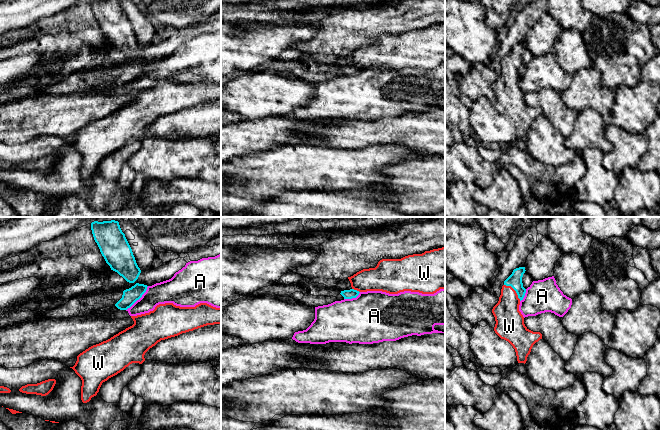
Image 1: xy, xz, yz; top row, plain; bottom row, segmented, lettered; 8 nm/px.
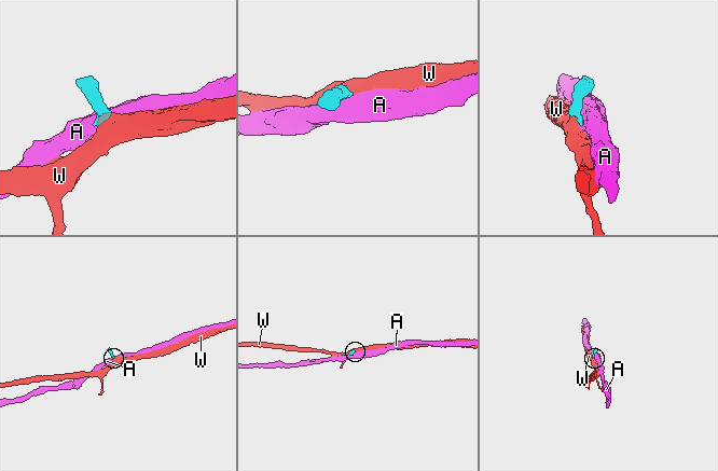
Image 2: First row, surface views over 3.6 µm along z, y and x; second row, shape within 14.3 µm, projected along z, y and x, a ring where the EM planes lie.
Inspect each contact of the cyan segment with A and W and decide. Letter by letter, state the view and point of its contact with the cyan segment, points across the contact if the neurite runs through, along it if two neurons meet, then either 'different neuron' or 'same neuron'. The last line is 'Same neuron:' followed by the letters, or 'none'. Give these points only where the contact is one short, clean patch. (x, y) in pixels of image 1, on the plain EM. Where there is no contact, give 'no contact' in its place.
A: contact xy (138, 75); border xy (148, 62), (146, 67), (126, 86); different neuron
W: contact yz (514, 65); way yz (514, 56), (514, 65), (509, 76), (509, 95); same neuron
Same neuron: W

